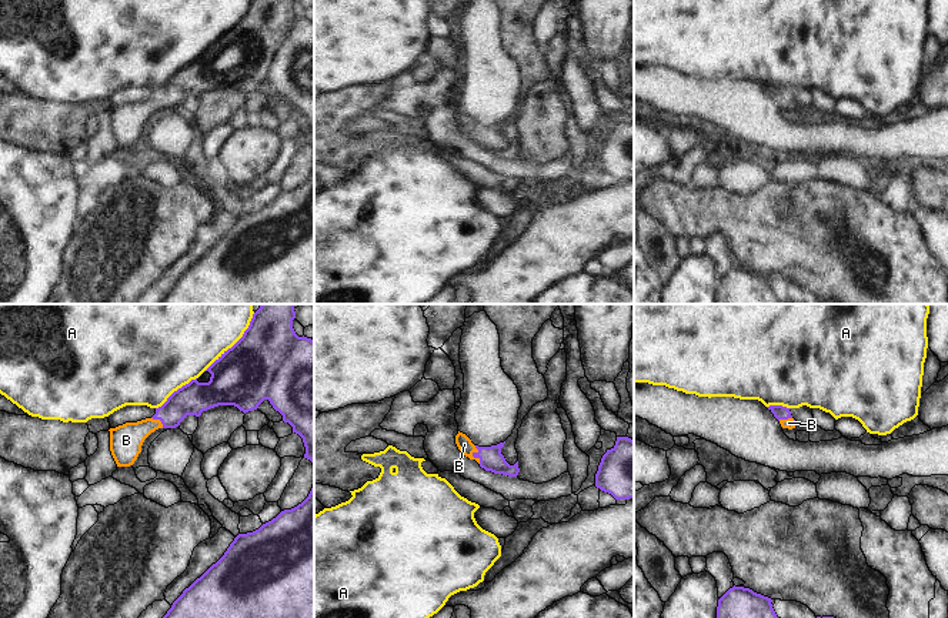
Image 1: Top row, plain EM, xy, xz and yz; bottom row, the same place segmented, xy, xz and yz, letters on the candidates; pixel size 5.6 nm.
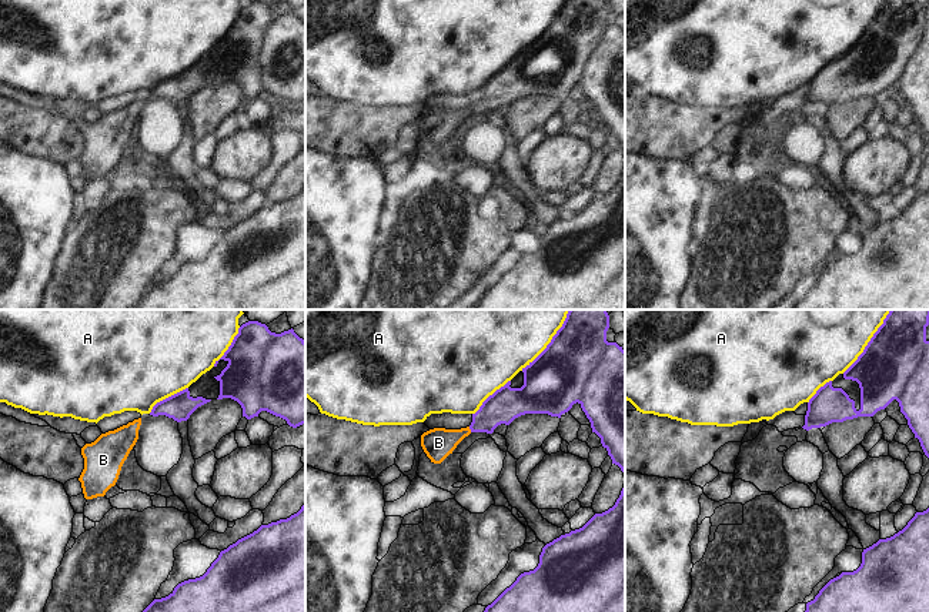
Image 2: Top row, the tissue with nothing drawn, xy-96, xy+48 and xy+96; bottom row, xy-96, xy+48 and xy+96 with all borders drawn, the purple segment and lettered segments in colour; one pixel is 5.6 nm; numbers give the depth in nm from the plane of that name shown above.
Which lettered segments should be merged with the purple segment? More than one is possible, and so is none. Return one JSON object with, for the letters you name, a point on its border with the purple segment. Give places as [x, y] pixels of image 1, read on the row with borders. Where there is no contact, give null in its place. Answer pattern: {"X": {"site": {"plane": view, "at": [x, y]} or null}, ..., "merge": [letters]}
{"B": {"site": {"plane": "xz", "at": [473, 456]}}, "merge": ["B"]}

